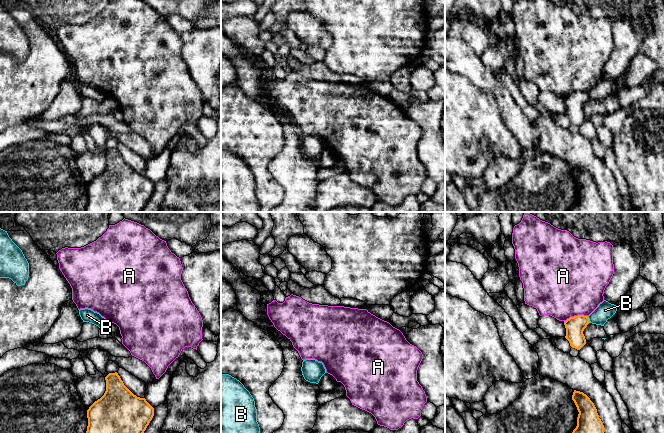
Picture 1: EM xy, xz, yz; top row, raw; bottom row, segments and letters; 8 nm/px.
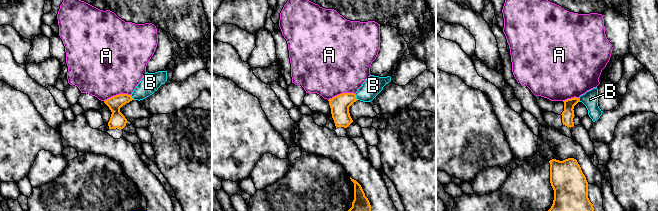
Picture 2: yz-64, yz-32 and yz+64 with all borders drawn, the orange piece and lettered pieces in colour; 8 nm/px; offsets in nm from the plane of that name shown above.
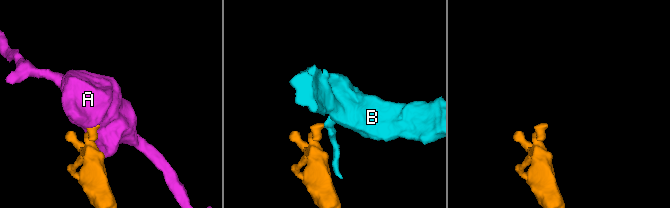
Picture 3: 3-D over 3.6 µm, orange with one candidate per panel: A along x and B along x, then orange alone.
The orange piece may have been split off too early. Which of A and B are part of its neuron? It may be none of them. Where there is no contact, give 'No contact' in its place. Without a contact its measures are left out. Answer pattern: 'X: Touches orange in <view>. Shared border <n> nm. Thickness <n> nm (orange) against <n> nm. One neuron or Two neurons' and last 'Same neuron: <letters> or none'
A: Touches orange in yz. Shared border 200 nm. Thickness 150 nm (orange) against 500 nm. Two neurons
B: Touches orange in yz. Shared border 60 nm. Thickness 150 nm (orange) against 140 nm. Two neurons
Same neuron: none

